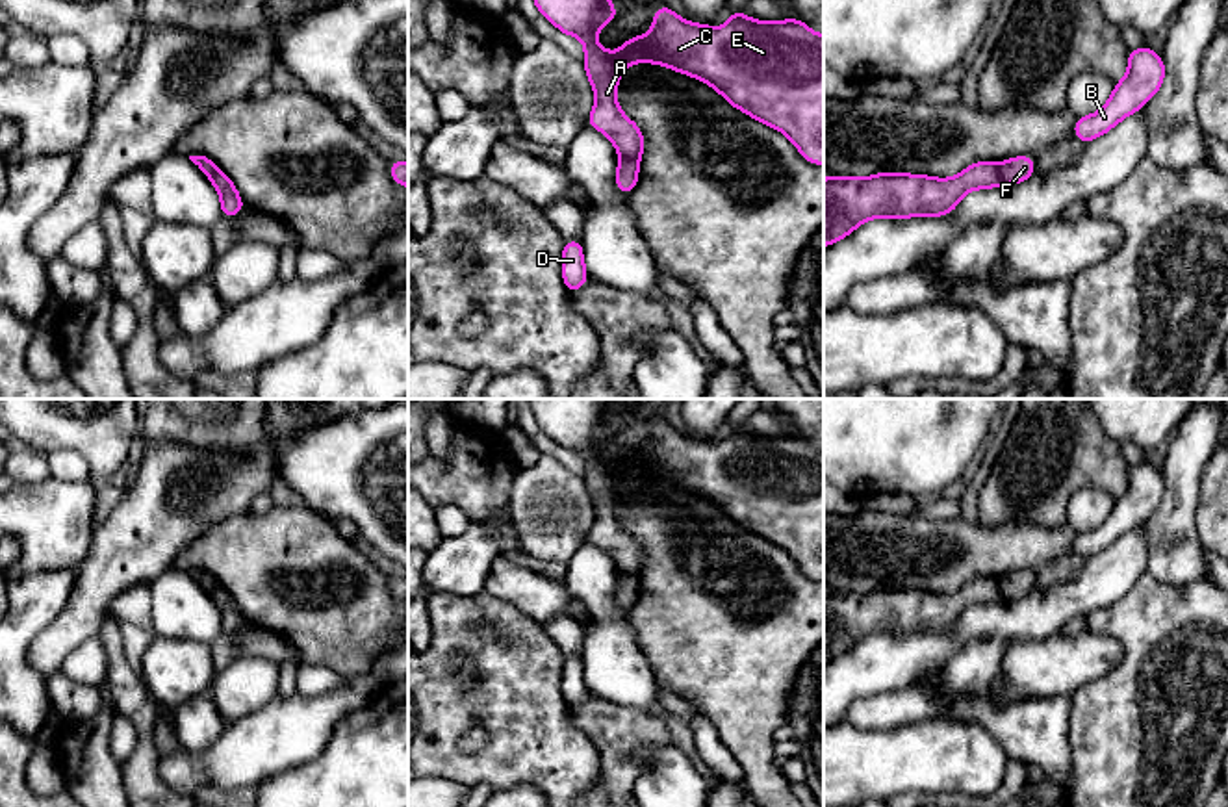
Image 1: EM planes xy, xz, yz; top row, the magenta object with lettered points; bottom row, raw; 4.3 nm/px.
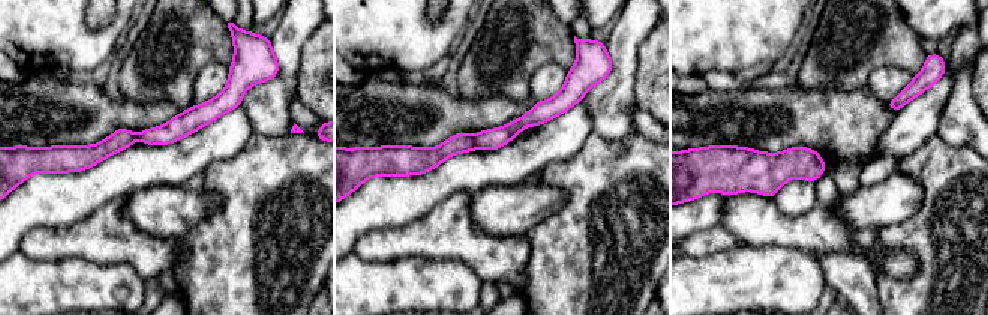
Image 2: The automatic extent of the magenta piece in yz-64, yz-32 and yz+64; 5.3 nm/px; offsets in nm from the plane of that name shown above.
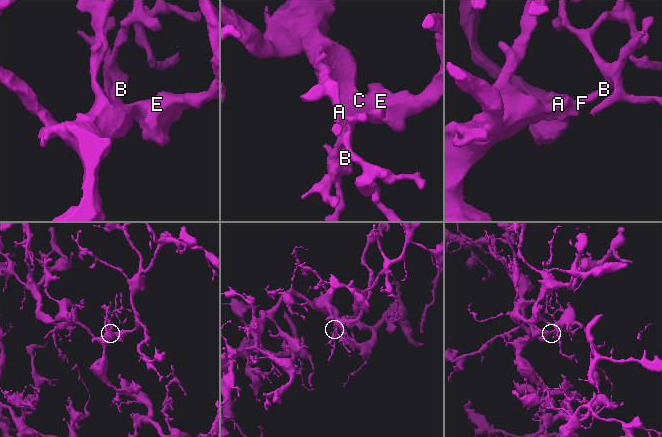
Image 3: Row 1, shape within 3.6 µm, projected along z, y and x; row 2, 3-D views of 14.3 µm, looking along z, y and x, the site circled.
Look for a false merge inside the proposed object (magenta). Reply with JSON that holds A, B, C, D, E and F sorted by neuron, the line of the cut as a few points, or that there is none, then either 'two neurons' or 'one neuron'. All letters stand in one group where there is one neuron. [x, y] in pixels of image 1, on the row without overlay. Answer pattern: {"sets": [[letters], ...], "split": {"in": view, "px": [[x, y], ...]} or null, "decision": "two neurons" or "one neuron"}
{"sets": [["A", "C", "E"], ["B", "D", "F"]], "split": {"in": "yz", "px": [[997, 581], [1006, 598]]}, "decision": "two neurons"}

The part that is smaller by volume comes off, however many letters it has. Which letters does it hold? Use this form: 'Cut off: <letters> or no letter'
Cut off: B, D, F

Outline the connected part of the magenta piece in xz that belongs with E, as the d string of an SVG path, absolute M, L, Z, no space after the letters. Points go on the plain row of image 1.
M531 399L531 410L551 440L584 460L582 480L595 510L588 542L603 547L620 573L640 579L644 570L642 545L623 531L616 516L623 484L631 479L659 479L709 499L736 525L783 547L809 579L824 581L824 451L798 434L764 438L744 427L731 429L722 443L710 443L684 436L662 421L655 425L647 449L627 455L618 468L607 468L595 449L618 432L607 414L610 403L612 399Z

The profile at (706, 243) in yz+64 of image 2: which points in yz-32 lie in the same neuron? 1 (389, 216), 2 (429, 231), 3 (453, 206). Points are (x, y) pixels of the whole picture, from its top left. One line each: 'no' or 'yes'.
1: no
2: yes
3: yes

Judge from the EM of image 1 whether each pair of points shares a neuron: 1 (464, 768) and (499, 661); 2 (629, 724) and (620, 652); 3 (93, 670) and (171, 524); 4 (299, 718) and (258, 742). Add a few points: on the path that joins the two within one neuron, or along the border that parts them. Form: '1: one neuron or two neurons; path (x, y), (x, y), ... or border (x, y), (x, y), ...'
1: one neuron; path (494, 748), (499, 742), (499, 691)
2: two neurons; border (588, 691), (622, 705), (652, 711)
3: two neurons; border (95, 635), (84, 640), (60, 666)
4: one neuron; path (290, 728), (268, 741)

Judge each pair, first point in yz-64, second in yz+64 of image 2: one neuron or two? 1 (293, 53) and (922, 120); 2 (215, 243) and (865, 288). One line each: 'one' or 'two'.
1: two
2: two

